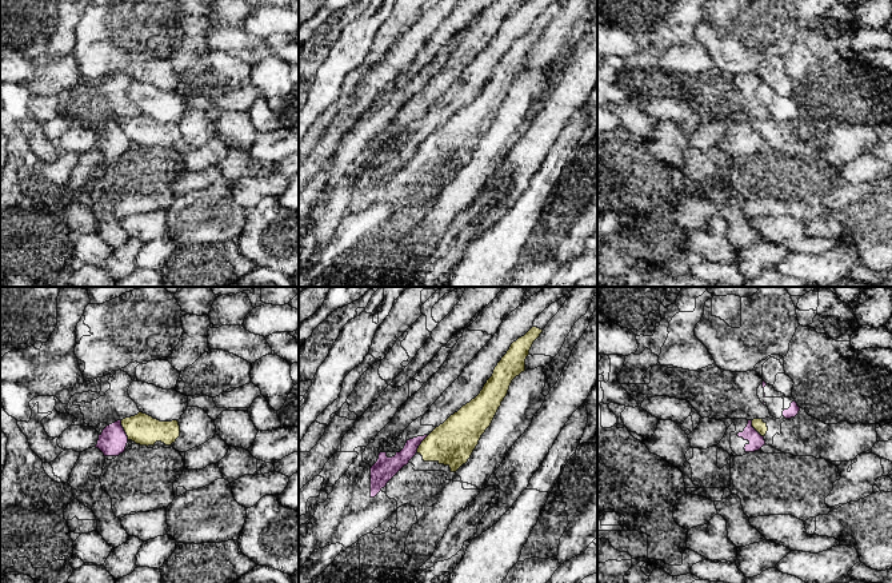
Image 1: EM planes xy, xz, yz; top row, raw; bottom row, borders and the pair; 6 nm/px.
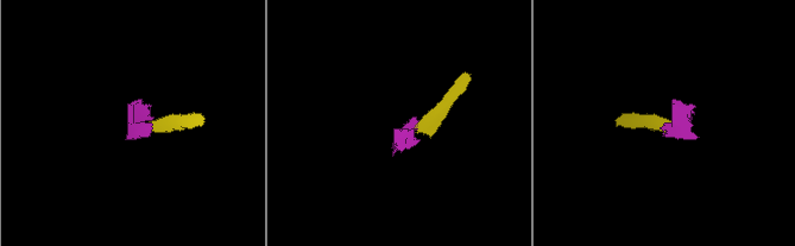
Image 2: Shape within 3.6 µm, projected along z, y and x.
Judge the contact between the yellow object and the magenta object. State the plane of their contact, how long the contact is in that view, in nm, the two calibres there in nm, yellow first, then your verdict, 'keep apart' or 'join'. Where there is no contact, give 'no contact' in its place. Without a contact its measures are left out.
xy | 130 nm | 190/170 nm | keep apart

